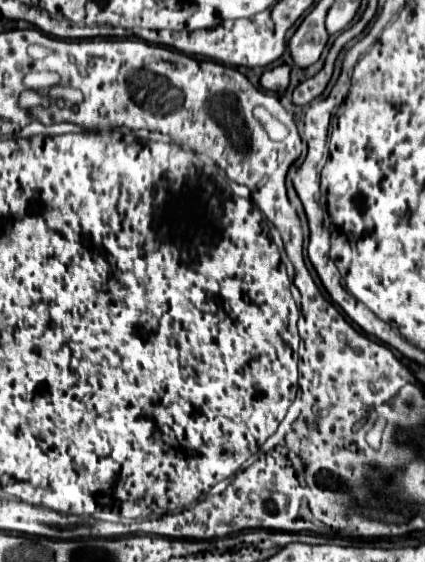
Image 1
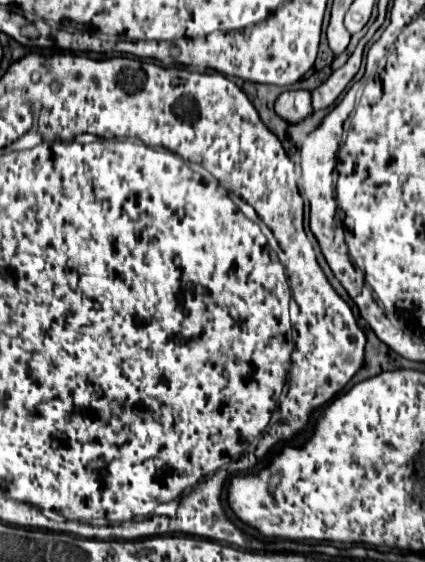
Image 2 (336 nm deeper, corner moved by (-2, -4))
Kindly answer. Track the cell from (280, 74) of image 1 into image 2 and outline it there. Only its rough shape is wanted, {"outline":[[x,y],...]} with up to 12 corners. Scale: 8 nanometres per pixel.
{"outline":[[284,91],[276,113],[300,123],[312,113],[310,91]]}

